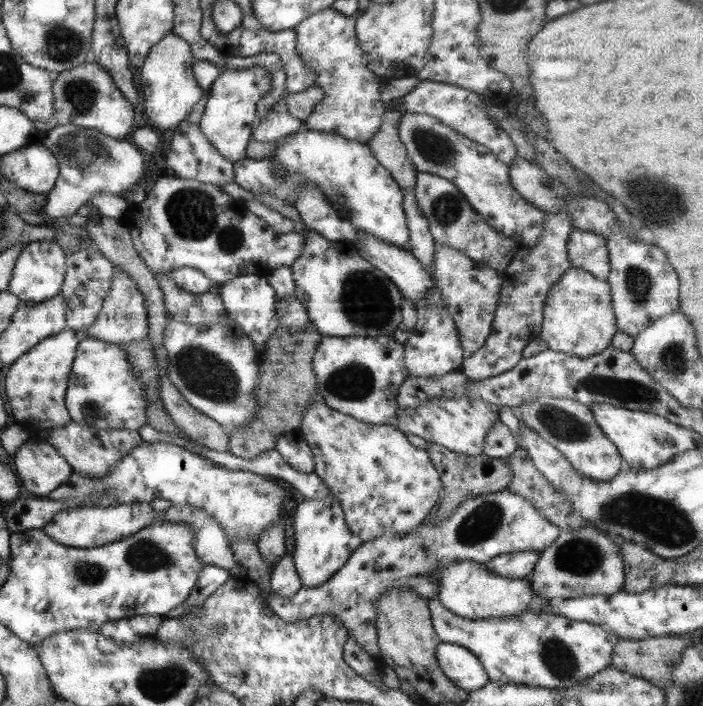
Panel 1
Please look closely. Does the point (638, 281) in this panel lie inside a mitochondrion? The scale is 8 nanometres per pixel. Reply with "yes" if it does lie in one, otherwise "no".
yes

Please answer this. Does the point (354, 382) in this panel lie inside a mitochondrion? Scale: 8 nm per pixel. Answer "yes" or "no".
yes

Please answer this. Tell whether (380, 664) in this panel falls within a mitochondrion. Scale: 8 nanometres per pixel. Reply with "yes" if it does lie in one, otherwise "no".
no

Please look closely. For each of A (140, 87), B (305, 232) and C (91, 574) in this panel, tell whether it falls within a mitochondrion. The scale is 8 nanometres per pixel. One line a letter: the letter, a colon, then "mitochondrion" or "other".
A: other
B: other
C: mitochondrion

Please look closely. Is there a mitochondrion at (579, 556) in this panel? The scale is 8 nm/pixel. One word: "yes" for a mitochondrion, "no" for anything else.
yes

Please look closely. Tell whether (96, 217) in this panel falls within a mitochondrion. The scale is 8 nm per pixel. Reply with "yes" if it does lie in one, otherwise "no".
no

